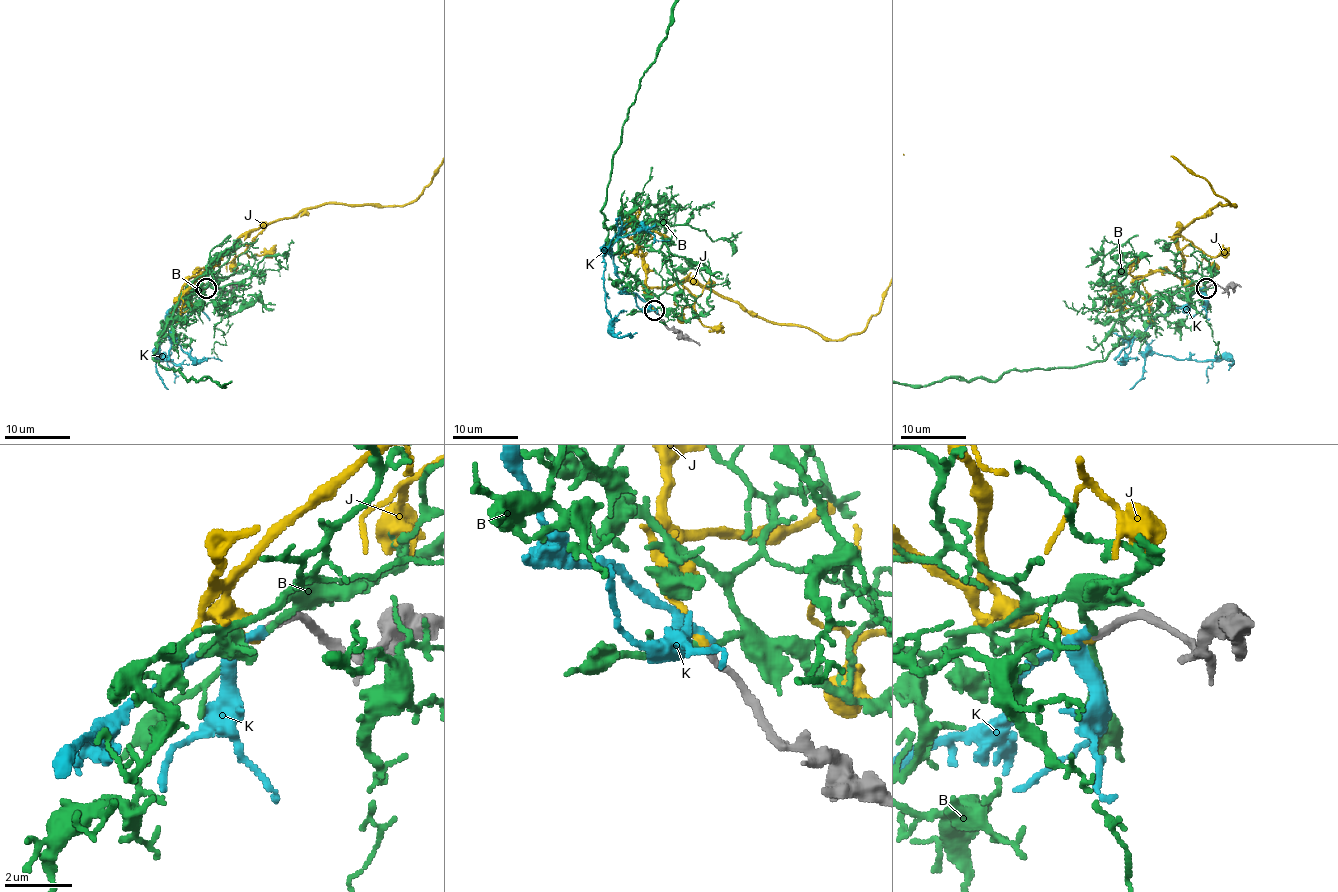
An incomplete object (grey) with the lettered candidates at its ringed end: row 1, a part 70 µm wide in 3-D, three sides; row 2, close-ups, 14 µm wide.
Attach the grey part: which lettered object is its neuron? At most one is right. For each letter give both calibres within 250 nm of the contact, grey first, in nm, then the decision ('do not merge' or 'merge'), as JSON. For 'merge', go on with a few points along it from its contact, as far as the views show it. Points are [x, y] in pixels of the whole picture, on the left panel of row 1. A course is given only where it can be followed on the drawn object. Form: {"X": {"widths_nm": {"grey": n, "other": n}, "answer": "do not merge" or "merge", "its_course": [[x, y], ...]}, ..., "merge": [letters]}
{"B": {"widths_nm": {"grey": 200, "other": 190}, "answer": "do not merge"}, "J": {"widths_nm": {"grey": 200, "other": 200}, "answer": "merge"}, "K": {"widths_nm": {"grey": 200, "other": 320}, "answer": "do not merge"}, "merge": ["J"]}

